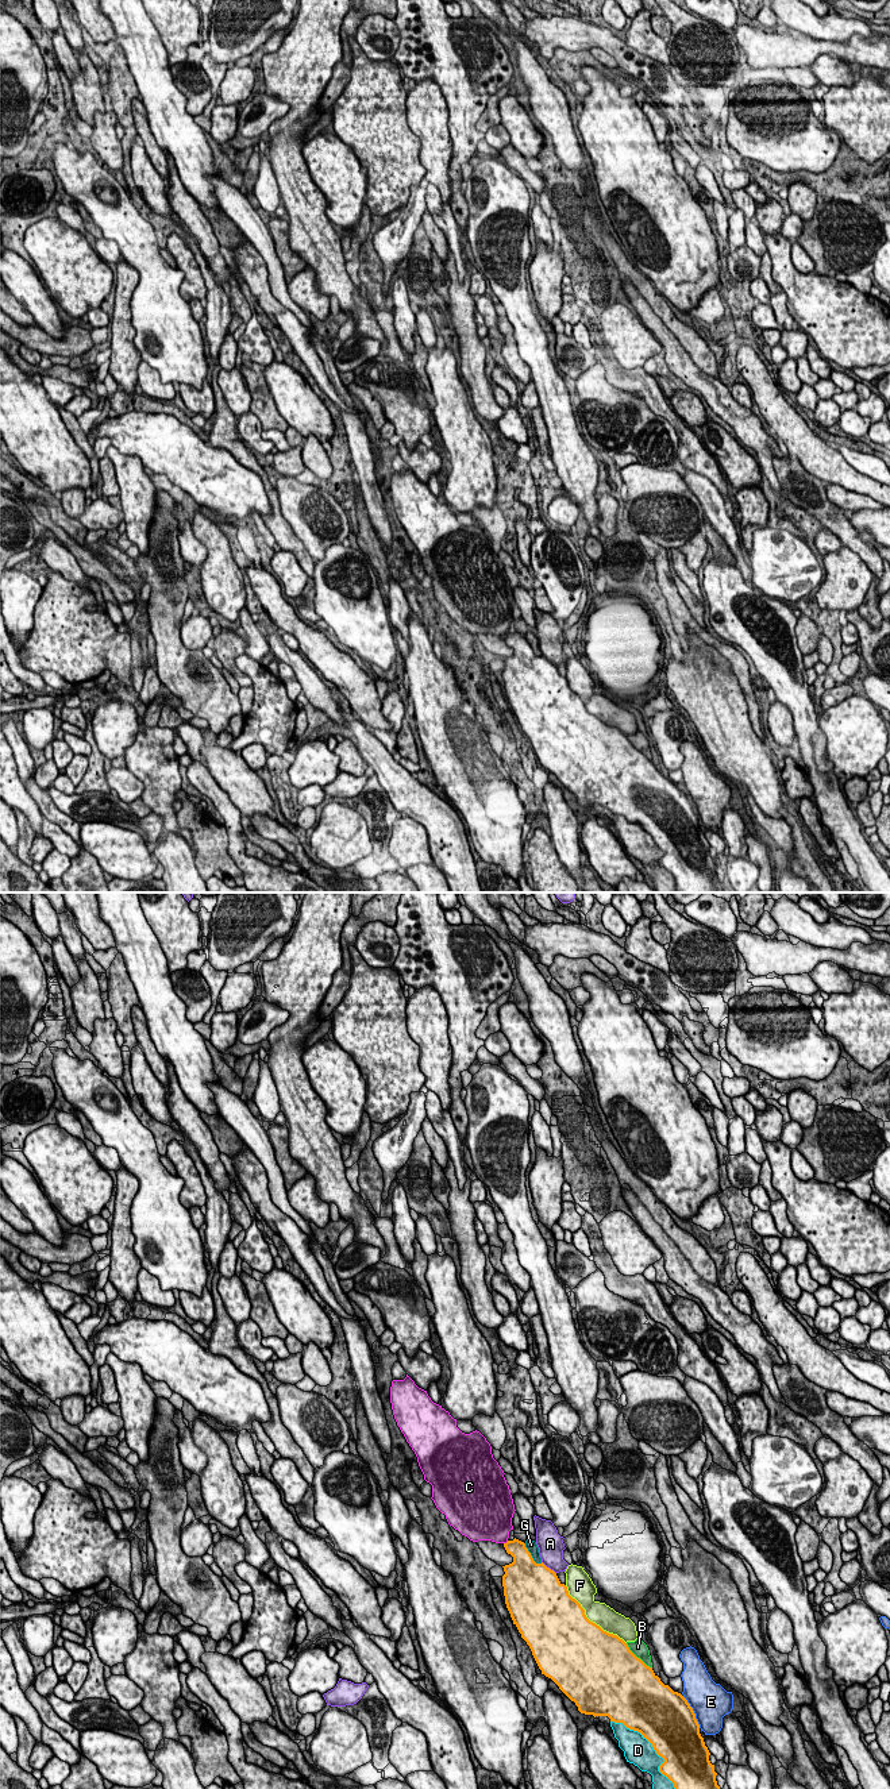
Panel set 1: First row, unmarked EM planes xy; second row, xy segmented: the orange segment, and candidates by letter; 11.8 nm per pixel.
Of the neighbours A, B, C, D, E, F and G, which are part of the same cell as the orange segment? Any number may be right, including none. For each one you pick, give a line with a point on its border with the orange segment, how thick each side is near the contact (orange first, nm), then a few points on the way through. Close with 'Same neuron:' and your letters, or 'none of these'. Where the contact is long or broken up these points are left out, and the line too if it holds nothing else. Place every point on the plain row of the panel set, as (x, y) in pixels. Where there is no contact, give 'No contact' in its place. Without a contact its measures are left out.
Same neuron: none of these

